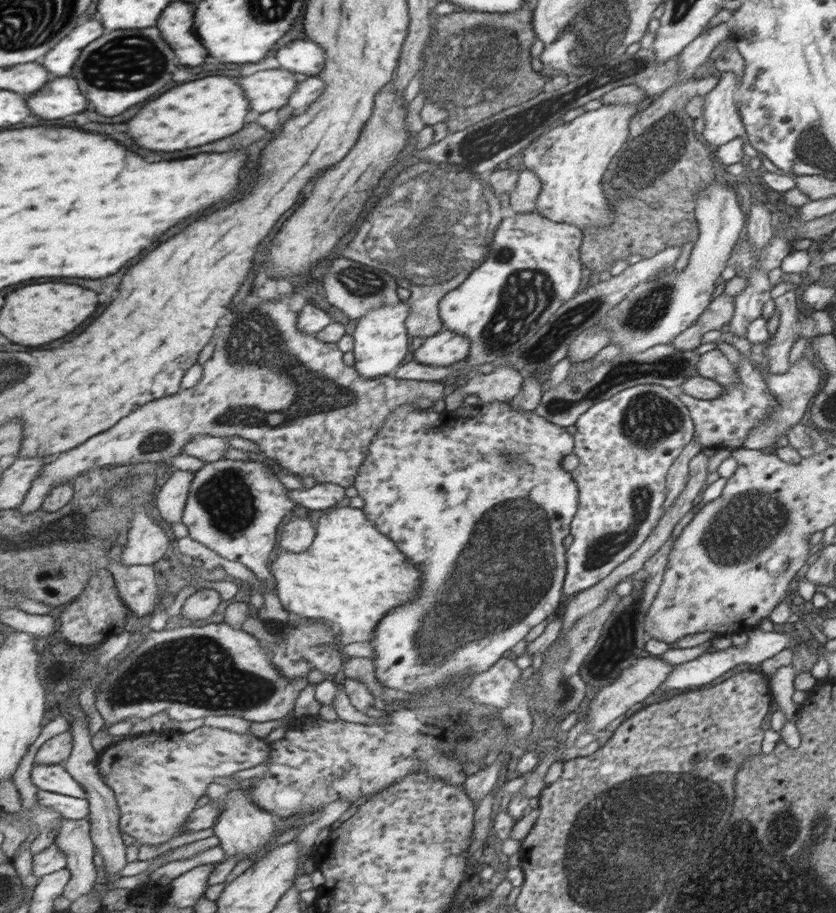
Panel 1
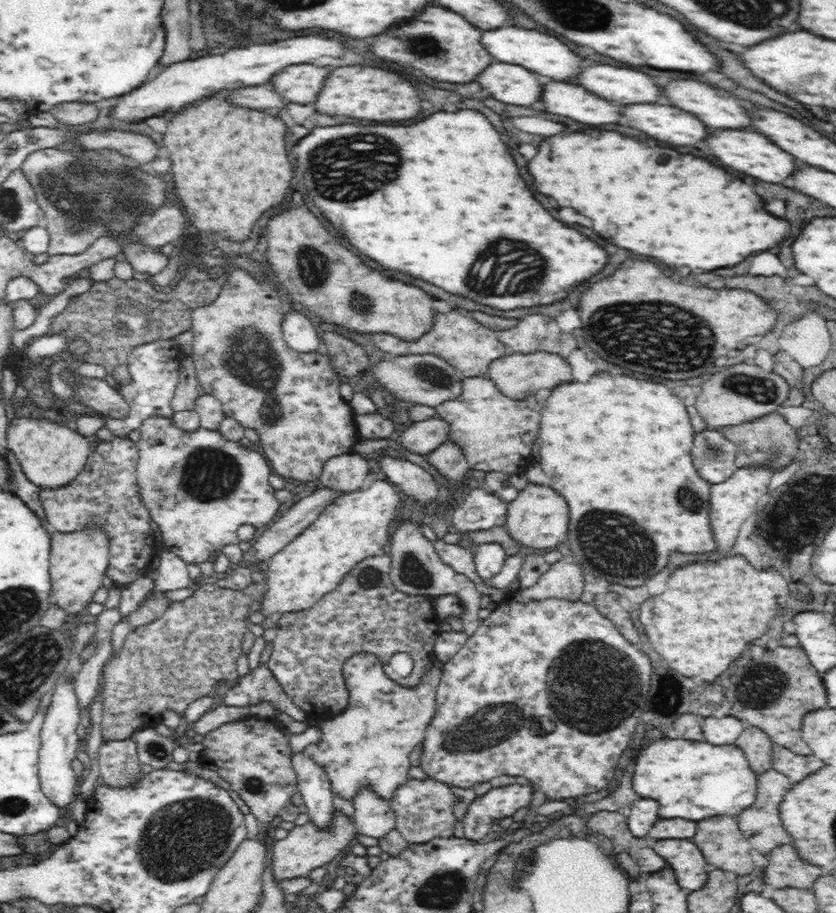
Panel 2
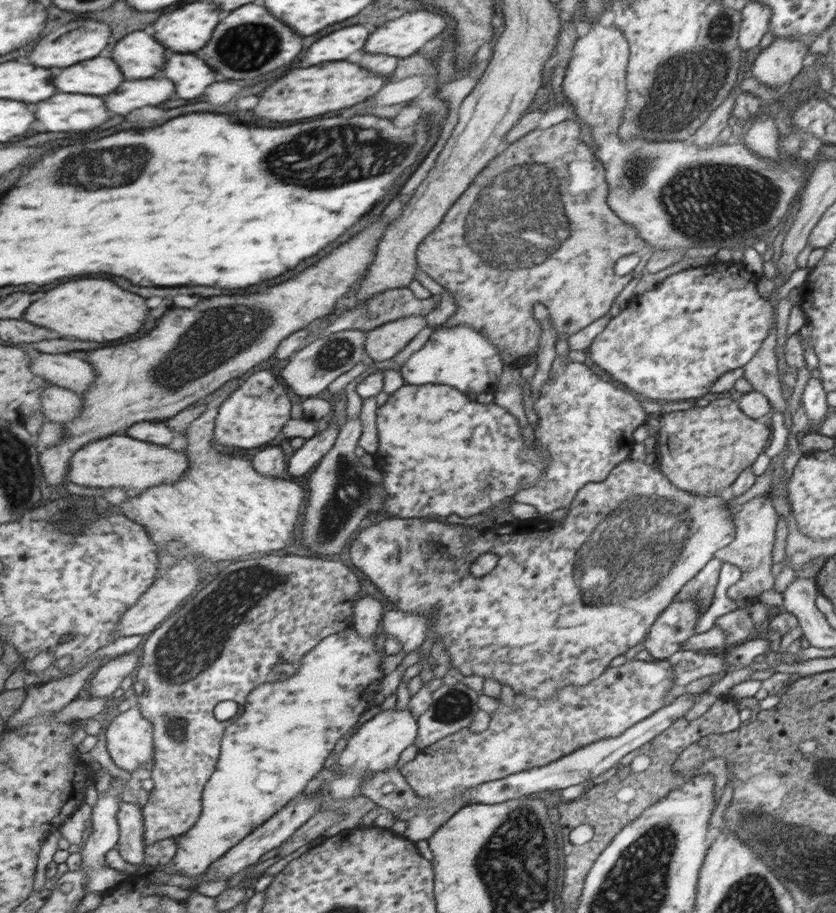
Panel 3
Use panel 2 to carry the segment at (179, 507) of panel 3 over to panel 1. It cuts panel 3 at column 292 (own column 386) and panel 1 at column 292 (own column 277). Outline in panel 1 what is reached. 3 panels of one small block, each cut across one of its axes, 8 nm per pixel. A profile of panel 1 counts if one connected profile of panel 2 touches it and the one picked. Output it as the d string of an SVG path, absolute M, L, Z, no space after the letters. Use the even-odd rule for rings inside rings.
M337 506L326 510L319 518L316 528L316 540L305 552L297 554L285 551L272 559L270 569L277 581L282 607L303 619L329 620L338 627L345 646L353 642L371 641L380 620L389 611L401 607L401 602L416 600L421 574L411 561L405 559L396 543L381 533L361 509Z

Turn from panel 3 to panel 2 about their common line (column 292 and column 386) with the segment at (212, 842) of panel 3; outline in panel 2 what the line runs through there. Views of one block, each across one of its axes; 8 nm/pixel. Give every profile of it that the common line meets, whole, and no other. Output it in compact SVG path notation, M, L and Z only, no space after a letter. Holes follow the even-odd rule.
M360 652L344 664L343 679L349 694L346 708L342 714L327 718L319 726L320 740L301 752L325 773L333 798L353 803L362 790L369 790L379 798L390 800L411 779L408 754L427 736L435 713L441 666L441 662L434 660L422 684L405 688L404 682L392 677L378 656Z

